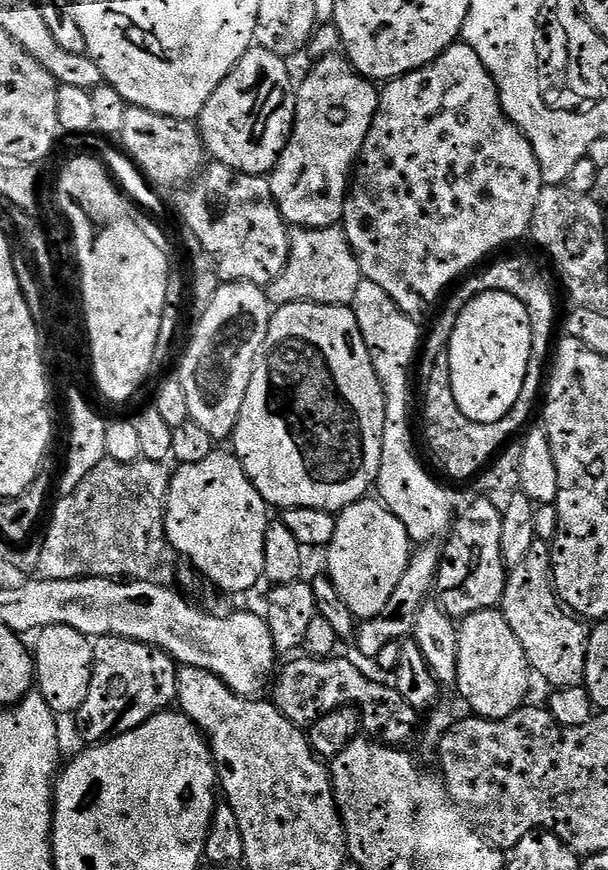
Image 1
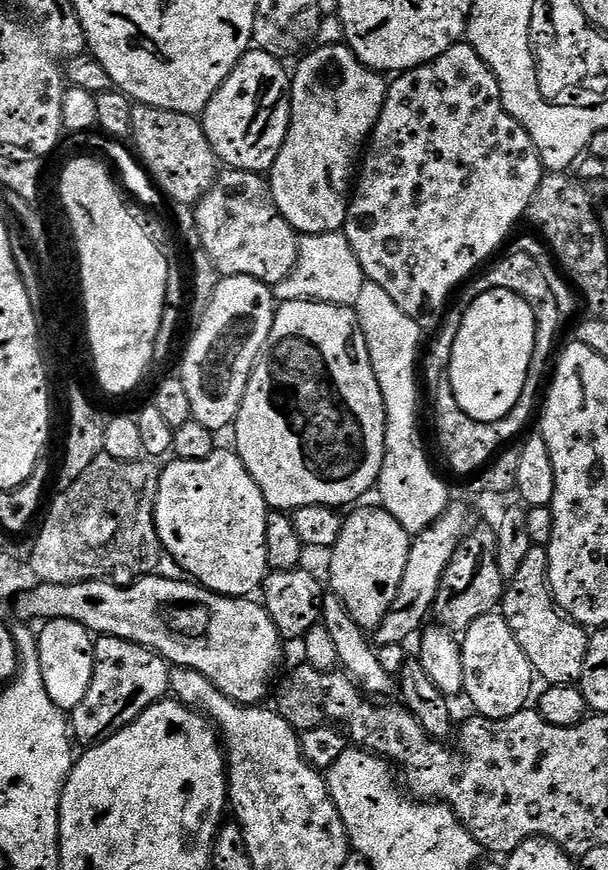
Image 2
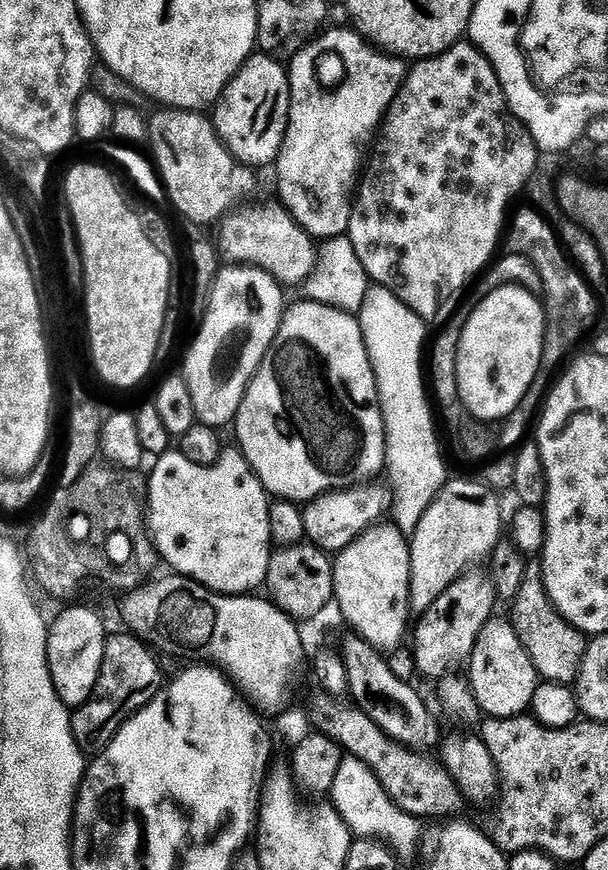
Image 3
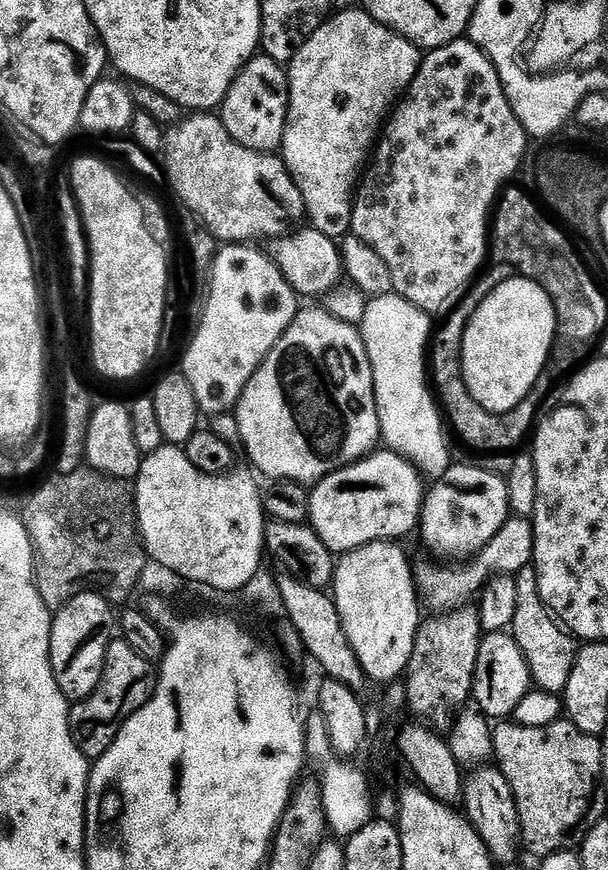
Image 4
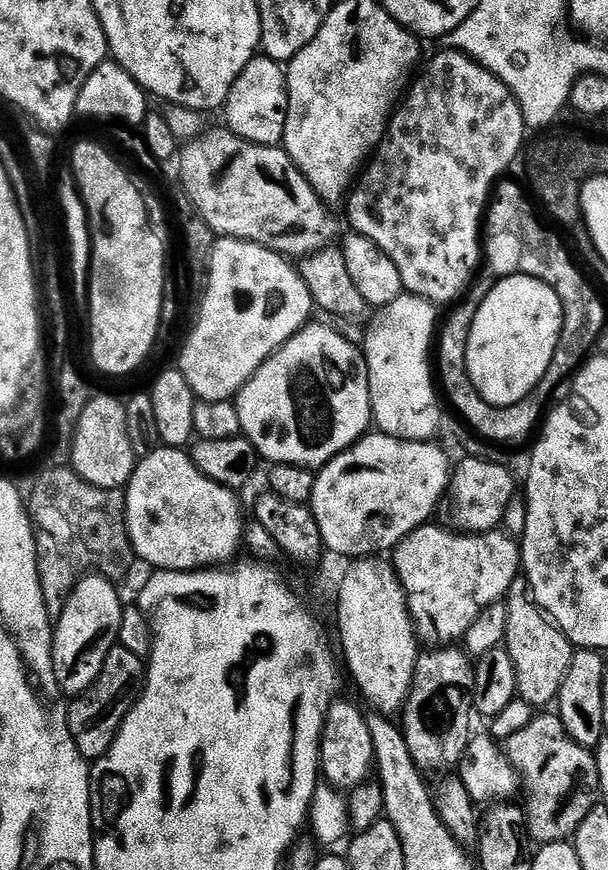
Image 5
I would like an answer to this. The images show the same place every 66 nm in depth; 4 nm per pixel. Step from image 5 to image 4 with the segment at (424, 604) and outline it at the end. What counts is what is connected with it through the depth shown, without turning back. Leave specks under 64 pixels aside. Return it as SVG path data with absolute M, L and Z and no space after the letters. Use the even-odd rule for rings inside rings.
M509 517L487 546L475 553L467 562L460 562L457 568L424 568L415 573L423 603L438 610L456 610L467 605L468 600L479 597L495 576L517 575L521 569L531 565L533 556L533 526L527 517Z

